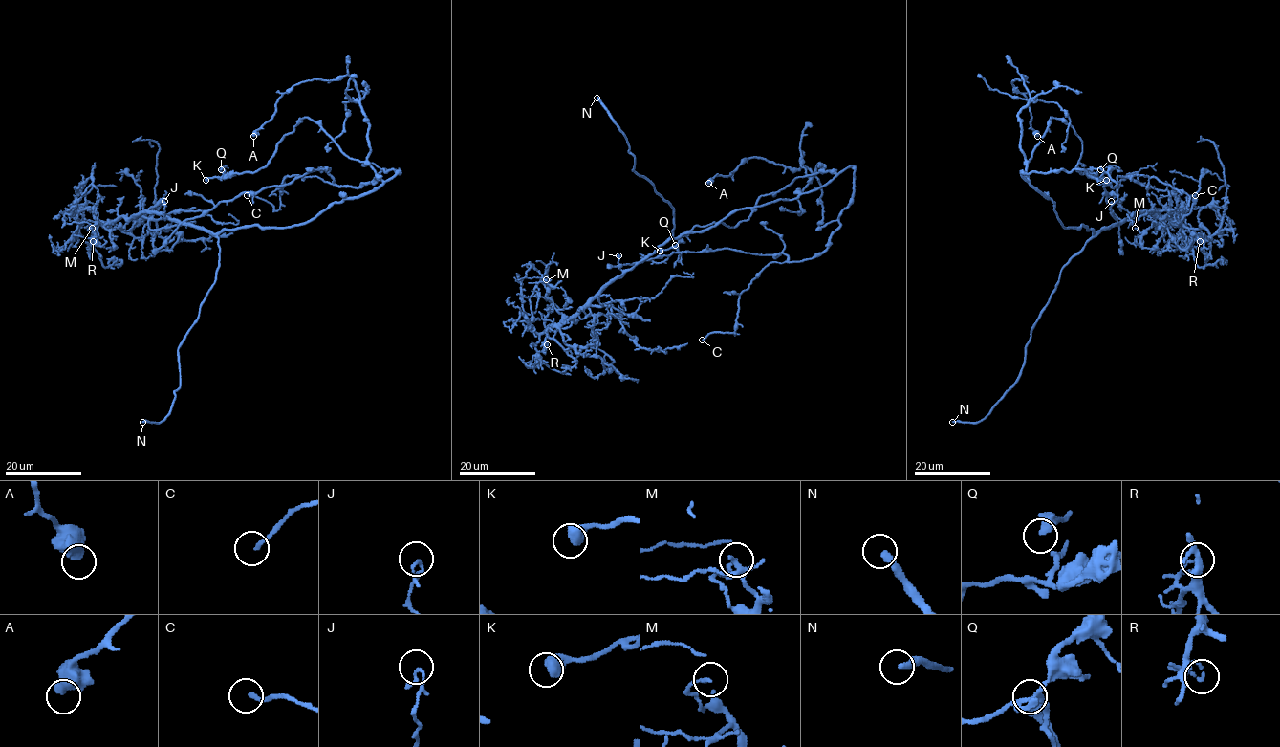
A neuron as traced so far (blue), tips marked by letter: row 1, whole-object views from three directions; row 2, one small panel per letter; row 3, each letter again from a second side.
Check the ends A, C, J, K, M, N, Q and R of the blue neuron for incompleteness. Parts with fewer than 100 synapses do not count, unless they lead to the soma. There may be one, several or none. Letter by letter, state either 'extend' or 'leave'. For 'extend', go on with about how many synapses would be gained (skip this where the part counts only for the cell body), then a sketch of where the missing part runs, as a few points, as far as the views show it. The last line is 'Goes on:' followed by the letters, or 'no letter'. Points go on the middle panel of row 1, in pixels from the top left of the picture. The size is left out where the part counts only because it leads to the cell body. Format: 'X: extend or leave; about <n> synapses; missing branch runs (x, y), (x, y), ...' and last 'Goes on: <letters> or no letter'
A: leave
C: leave
J: leave
K: leave
M: leave
N: extend; missing branch runs (596, 98), (577, 83), (552, 77), (541, 68), (538, 53), (542, 49), (553, 48)
Q: leave
R: leave
Goes on: N

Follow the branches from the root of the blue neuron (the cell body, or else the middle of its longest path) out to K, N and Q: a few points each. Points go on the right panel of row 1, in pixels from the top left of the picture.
K: (1068, 227), (1026, 172), (1051, 118), (1069, 123), (1082, 142), (1079, 171), (1106, 180)
N: (1068, 227), (1083, 225), (1093, 235), (1061, 270), (1059, 281), (1030, 332), (1017, 382), (980, 421), (952, 422)
Q: (1068, 227), (1026, 172), (1051, 118), (1069, 123), (1082, 142), (1079, 171), (1098, 178), (1116, 166), (1100, 169)

